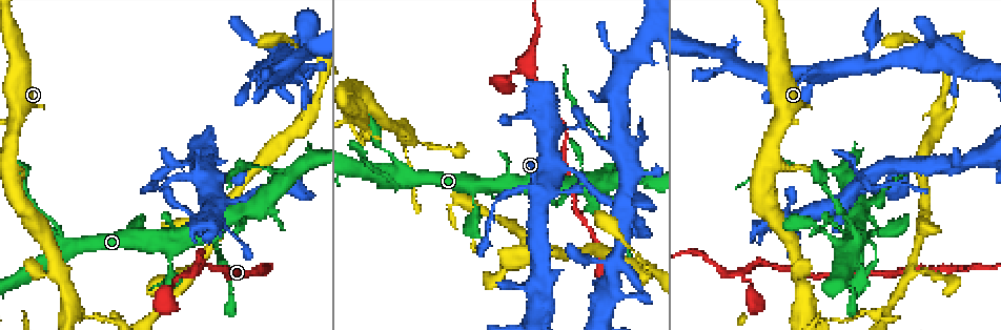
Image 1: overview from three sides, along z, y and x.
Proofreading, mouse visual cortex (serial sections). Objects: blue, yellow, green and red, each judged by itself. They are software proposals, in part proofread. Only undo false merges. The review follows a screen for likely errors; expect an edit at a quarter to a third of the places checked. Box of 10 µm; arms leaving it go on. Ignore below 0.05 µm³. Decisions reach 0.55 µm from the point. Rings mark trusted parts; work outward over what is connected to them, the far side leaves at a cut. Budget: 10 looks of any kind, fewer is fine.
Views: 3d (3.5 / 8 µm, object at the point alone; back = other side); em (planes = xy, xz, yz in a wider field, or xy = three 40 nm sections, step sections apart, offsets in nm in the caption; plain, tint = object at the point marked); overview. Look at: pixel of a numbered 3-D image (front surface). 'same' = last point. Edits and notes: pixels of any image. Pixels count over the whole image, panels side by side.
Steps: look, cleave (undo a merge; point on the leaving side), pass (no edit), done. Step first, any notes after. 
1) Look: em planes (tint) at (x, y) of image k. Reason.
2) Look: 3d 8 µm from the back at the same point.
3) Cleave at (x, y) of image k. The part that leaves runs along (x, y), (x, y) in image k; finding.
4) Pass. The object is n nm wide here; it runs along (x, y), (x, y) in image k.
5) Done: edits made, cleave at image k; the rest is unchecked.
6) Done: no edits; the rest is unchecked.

Look: 3d 3.5 µm at (544, 189) of image 1. Sudden change in width.

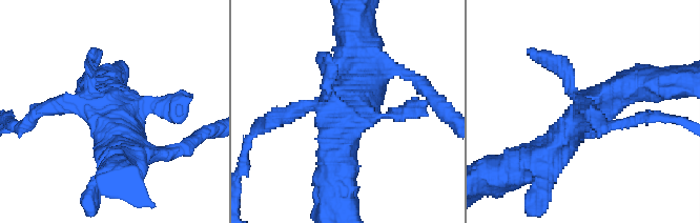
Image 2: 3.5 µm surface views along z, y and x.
Look: em xy step 5 (tint) at (348, 111) of image 2.

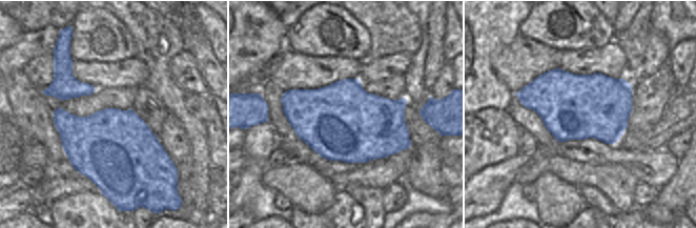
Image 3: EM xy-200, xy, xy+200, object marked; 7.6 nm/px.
Look: em xy step 2 (tint) at the same point.

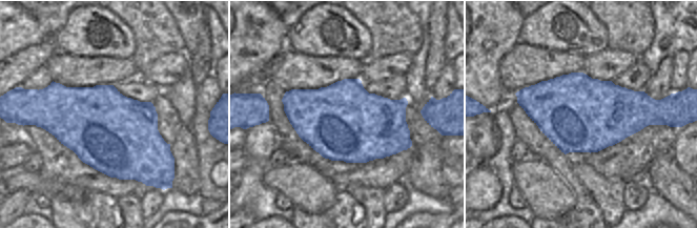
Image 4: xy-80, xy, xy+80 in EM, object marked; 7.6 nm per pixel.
Cleave at (276, 119) of image 2. The object is 600 nm wide here; the part that leaves runs along (309, 106), (260, 125) in image 2; a second cell is stuck on.

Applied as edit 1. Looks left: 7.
Look: 3d 8 µm at (847, 176) of image 1. Two arms in line, one across.

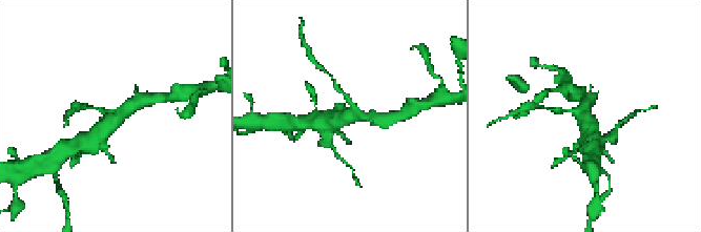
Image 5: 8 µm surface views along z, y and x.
Look: em planes (tint) at the same point.

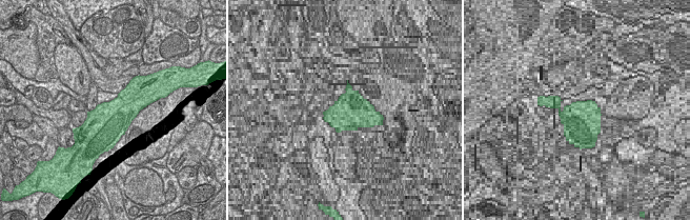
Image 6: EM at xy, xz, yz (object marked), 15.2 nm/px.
Cleave at (557, 110) of image 5. The part that leaves runs along (572, 110), (537, 108) in image 5; two cells meet here.

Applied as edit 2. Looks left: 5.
Look: 3d 3.5 µm at (190, 270) of image 1. Thick turns thin.

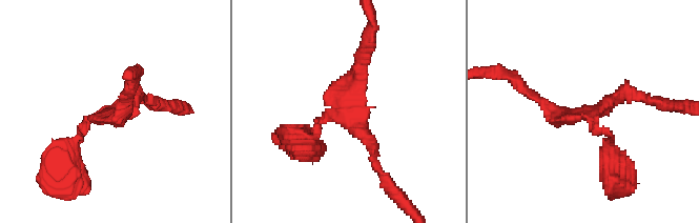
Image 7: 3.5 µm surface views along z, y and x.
Look: em planes (tint) at (355, 118) of image 7.

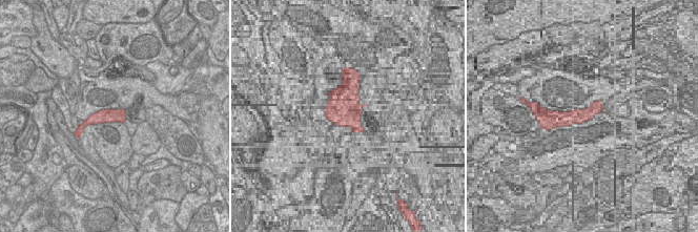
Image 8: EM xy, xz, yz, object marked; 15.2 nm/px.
Pass. It runs along (143, 100), (137, 90), (69, 142) in image 7; one cell here.

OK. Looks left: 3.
Look: 3d 8 µm at (809, 313) of image 1. Abrupt turn.

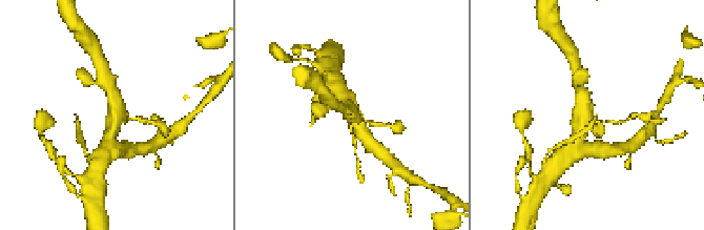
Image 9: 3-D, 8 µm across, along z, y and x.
Look: 3d 3.5 µm at the same point. Zoom in.

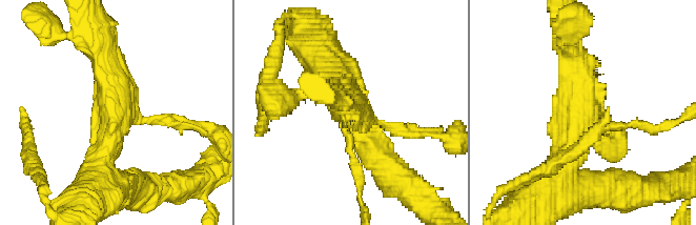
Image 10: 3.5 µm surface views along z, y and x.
Look: em planes (tint) at (590, 113) of image 10. Shape alone is not enough.

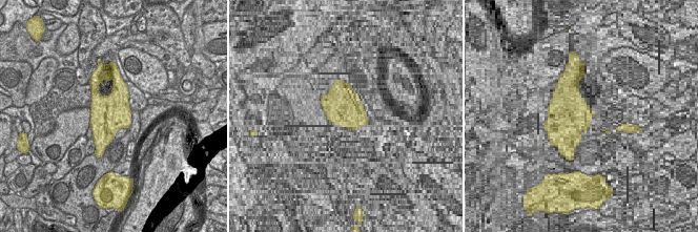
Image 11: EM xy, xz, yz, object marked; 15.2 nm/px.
Pass. It runs along (568, 47), (584, 127), (559, 150) in image 10; continuous, no second cell.

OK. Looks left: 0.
Done: edits made, cleave at image 2, cleave at image 5; the rest is unchecked.

